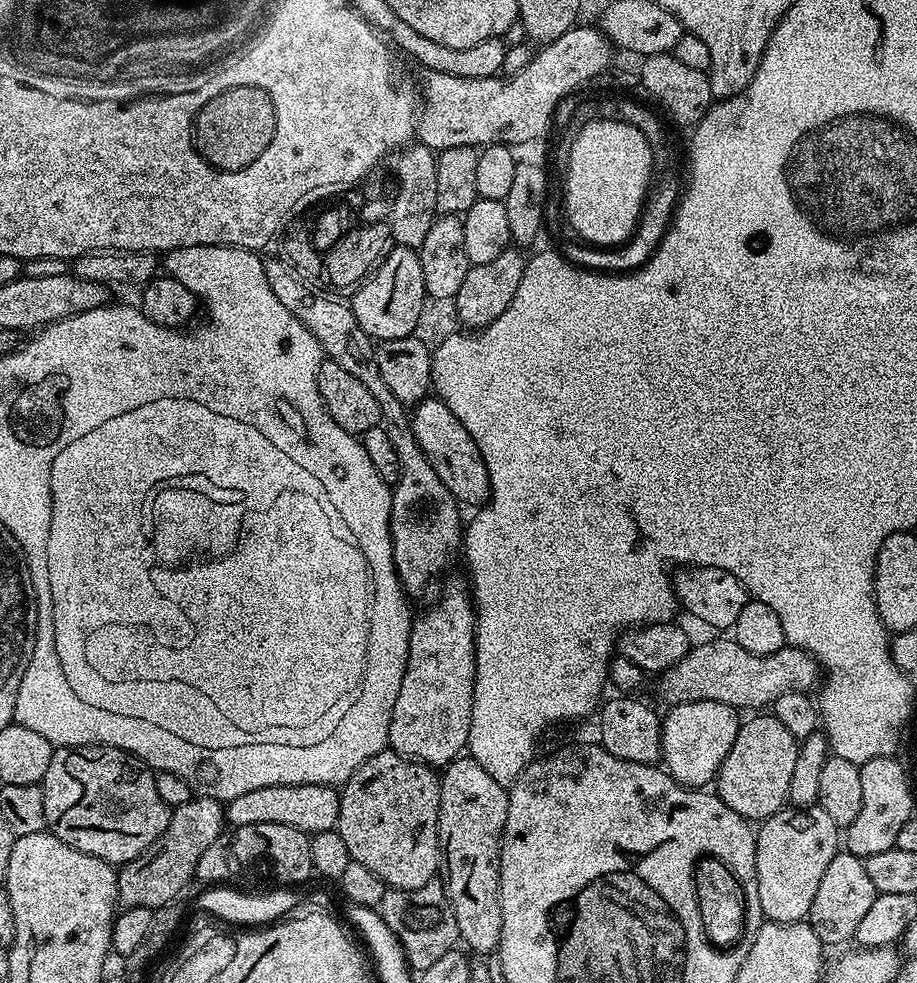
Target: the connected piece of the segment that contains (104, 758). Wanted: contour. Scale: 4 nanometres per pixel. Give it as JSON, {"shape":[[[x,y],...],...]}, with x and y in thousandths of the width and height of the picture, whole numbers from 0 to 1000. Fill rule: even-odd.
{"shape":[[[115,757],[62,760],[46,795],[51,845],[123,881],[141,879],[181,844],[185,824],[168,801],[170,785],[150,770]]]}

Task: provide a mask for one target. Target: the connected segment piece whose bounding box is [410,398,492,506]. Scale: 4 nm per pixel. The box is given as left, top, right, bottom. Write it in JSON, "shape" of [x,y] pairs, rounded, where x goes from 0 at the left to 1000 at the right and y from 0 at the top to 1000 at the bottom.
{"shape":[[[463,405],[448,416],[447,426],[451,446],[456,446],[456,454],[460,454],[465,466],[469,466],[469,474],[473,474],[478,486],[486,494],[486,498],[491,498],[494,507],[506,515],[531,513],[537,499],[530,470],[521,454],[517,454],[517,446],[513,446],[508,433],[504,433],[504,429],[495,425],[491,413],[486,413],[479,405]]]}

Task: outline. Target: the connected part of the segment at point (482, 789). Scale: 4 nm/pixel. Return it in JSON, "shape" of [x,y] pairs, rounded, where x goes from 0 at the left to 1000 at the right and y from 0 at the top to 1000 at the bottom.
{"shape":[[[506,767],[480,789],[480,848],[486,876],[486,906],[507,965],[540,969],[545,963],[545,854],[552,840],[554,807],[514,768]]]}

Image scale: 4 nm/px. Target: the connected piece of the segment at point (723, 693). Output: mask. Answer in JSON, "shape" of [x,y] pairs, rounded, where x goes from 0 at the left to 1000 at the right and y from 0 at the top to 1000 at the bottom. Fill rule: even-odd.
{"shape":[[[797,649],[772,651],[769,655],[751,658],[750,663],[735,678],[719,685],[720,708],[725,717],[748,714],[787,714],[792,718],[810,722],[833,722],[853,706],[881,704],[892,696],[892,677],[882,663],[856,657],[844,665],[828,667],[814,665]]]}

